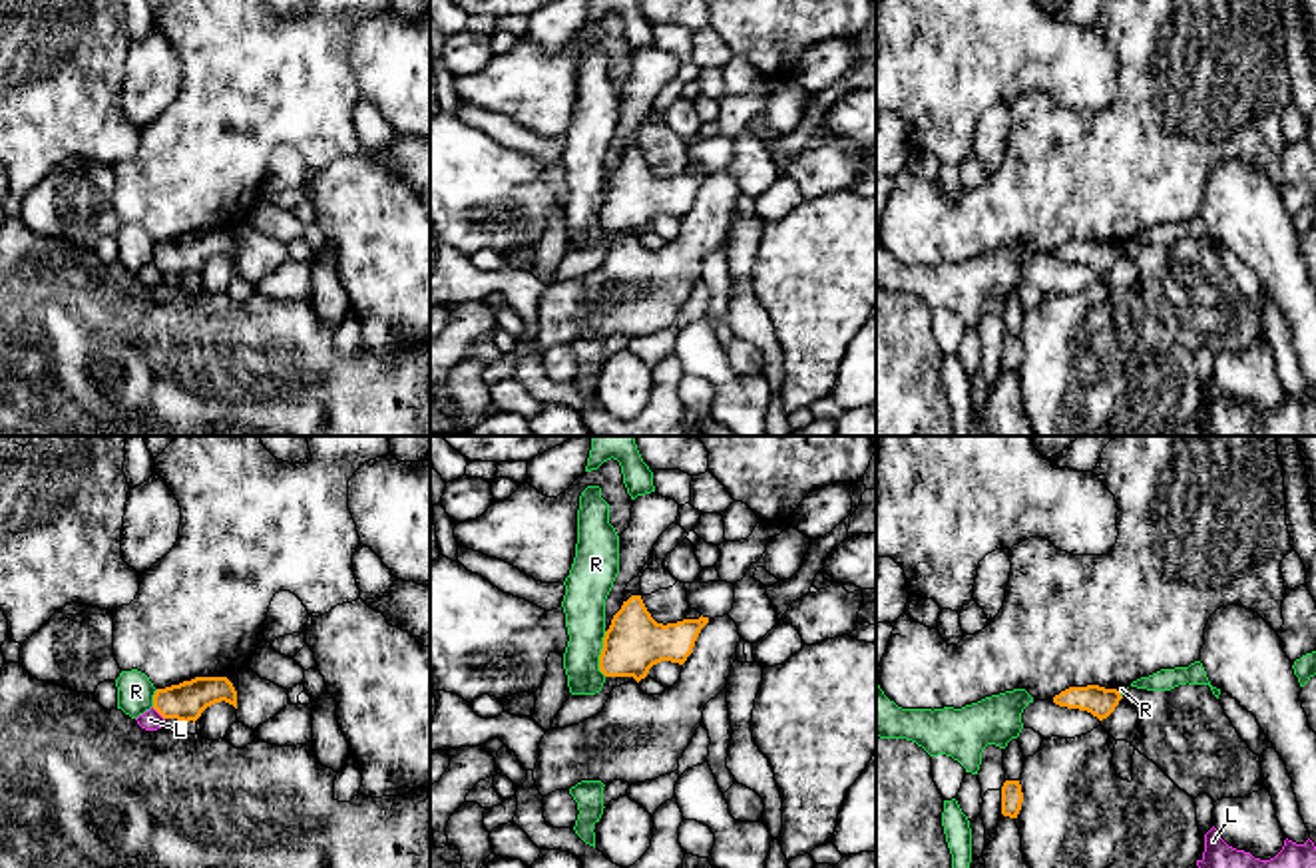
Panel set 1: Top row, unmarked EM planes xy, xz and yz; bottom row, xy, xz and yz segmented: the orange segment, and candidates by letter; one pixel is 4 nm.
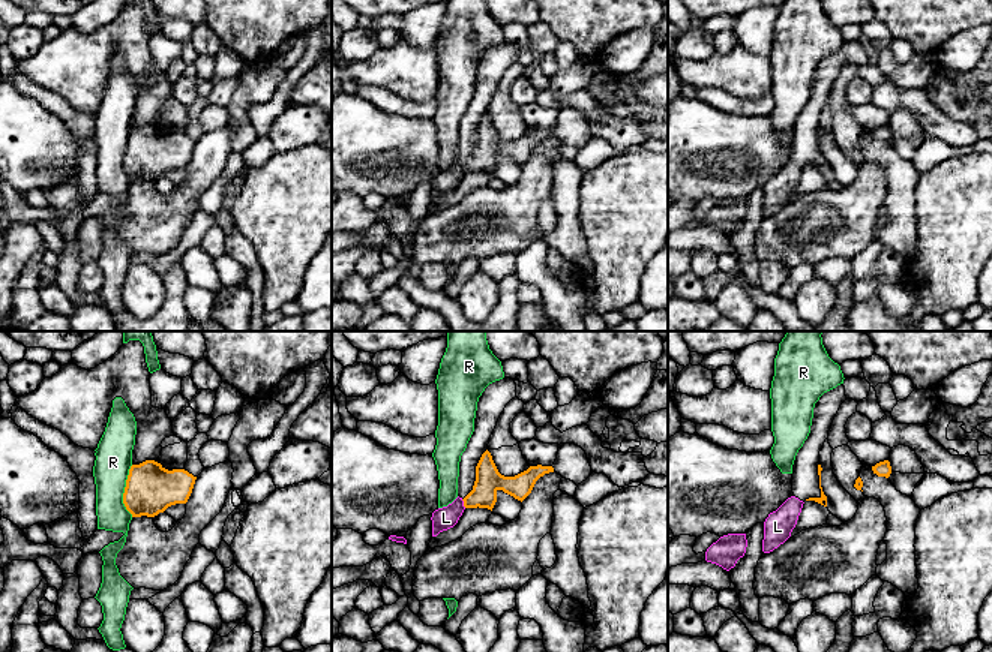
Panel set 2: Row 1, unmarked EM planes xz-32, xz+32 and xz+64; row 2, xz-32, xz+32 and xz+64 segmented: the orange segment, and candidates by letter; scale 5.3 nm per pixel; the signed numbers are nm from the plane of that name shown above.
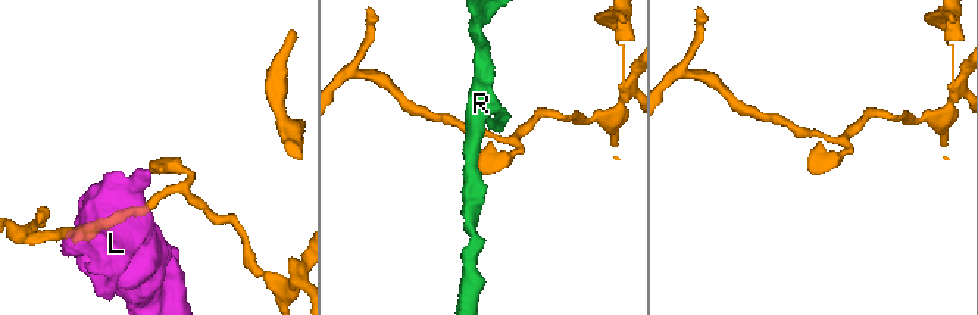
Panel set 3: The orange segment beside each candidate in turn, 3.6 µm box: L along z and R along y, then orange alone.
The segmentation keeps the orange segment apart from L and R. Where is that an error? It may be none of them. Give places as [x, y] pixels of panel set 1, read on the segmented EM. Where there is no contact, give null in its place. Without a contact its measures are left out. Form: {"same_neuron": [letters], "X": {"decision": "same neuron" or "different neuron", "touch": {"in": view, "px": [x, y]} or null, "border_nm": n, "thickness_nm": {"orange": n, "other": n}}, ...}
{"same_neuron": [], "L": {"decision": "different neuron", "touch": {"in": "xy", "px": [158, 711]}, "border_nm": 80, "thickness_nm": {"orange": 160, "other": 80}}, "R": {"decision": "different neuron", "touch": {"in": "xz", "px": [602, 653]}, "border_nm": 180, "thickness_nm": {"orange": 240, "other": 180}}}

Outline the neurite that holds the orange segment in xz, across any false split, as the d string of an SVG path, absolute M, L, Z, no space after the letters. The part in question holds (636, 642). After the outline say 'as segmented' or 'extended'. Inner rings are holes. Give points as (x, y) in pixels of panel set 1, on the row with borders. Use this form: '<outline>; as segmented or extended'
M631 595L613 615L603 637L599 671L605 677L633 677L637 683L661 661L683 665L709 617L657 623L641 595Z; as segmented

